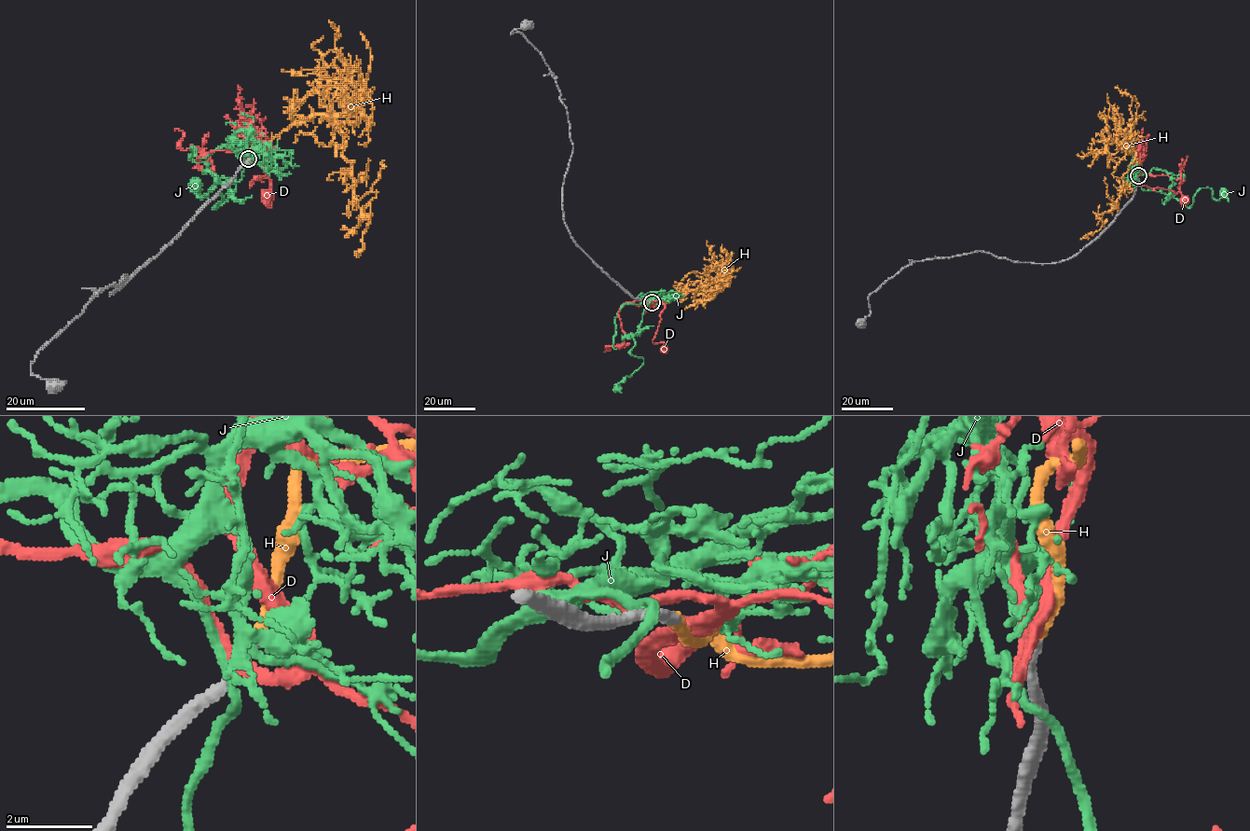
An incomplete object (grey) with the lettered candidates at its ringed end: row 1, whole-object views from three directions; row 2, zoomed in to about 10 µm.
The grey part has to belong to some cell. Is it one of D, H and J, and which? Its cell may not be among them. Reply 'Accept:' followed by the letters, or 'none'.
Accept: H

